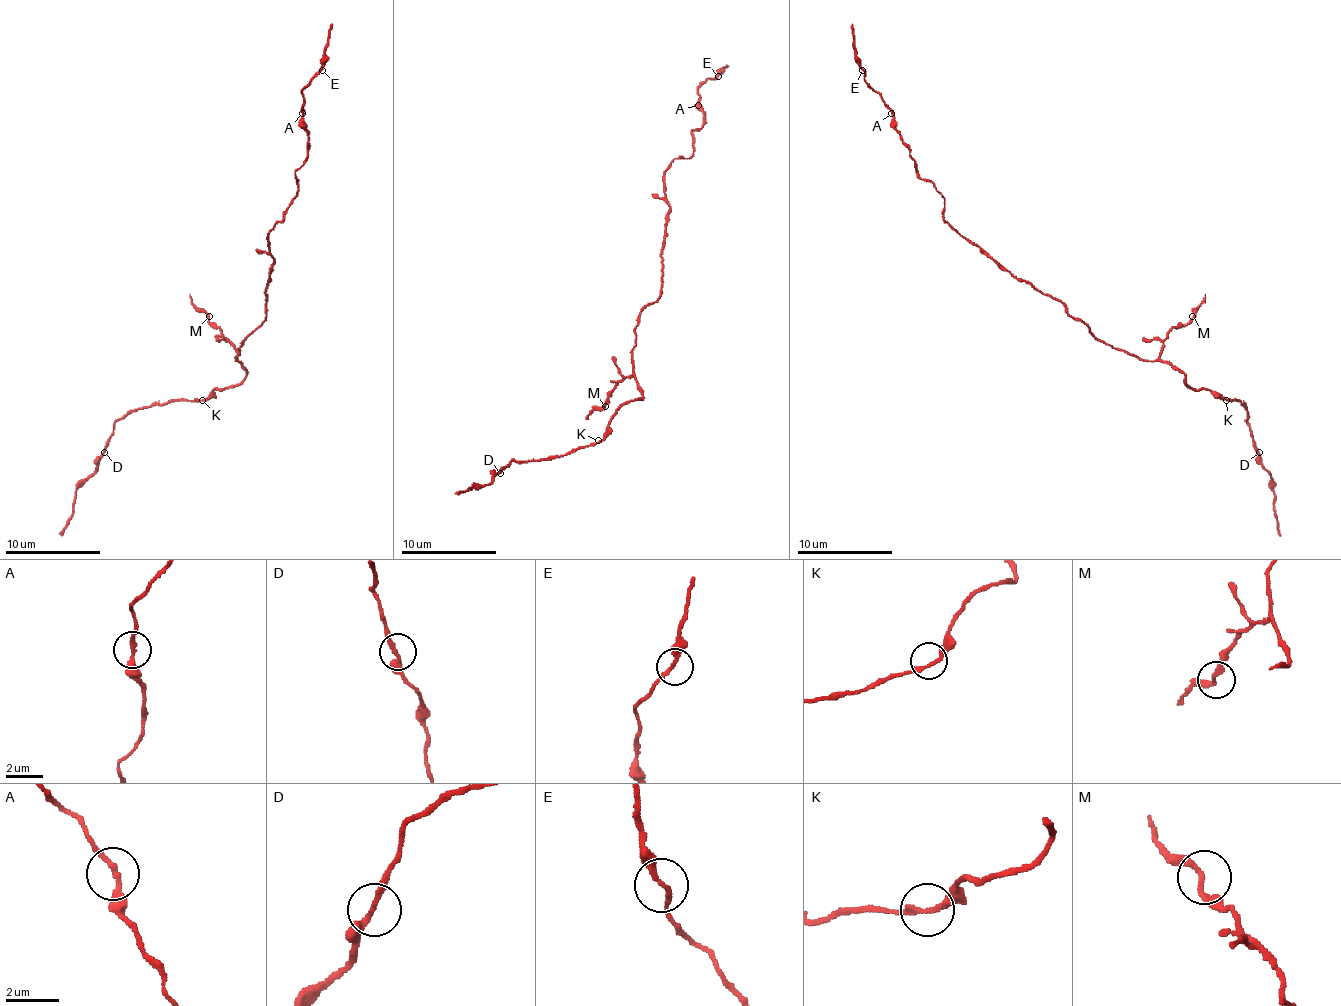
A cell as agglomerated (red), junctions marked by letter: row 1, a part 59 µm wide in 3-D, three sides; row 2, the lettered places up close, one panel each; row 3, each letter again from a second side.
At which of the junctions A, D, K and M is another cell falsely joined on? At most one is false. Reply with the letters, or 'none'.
none

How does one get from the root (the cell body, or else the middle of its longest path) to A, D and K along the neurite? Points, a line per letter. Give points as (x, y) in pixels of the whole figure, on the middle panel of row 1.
A: (656, 301), (670, 208), (665, 169), (677, 157), (691, 155), (691, 131), (703, 124), (699, 105)
D: (656, 301), (634, 327), (632, 361), (641, 399), (620, 409), (600, 440), (557, 457), (512, 461), (500, 473)
K: (656, 301), (634, 327), (632, 361), (641, 399), (627, 402), (598, 440)

